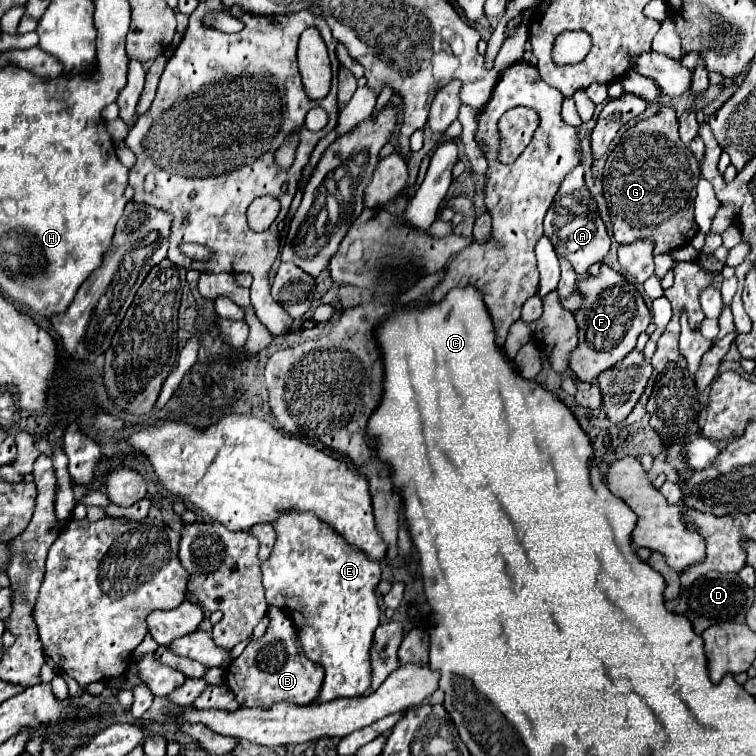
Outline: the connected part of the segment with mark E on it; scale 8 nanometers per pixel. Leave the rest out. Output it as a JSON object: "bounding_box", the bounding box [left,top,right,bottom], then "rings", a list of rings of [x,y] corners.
{"bounding_box":[261,512,381,703],"rings":[[[311,512],[279,514],[273,526],[275,546],[271,556],[261,562],[265,598],[269,606],[277,606],[289,612],[307,658],[325,668],[323,686],[313,703],[327,702],[341,696],[361,696],[371,682],[369,646],[373,632],[379,626],[379,606],[375,588],[381,580],[381,566],[377,562],[371,562],[371,558],[367,558],[367,554],[363,554],[361,550],[355,550],[355,546],[347,544],[343,536],[335,534],[331,526],[319,522],[319,518],[315,518],[315,514]]]}

